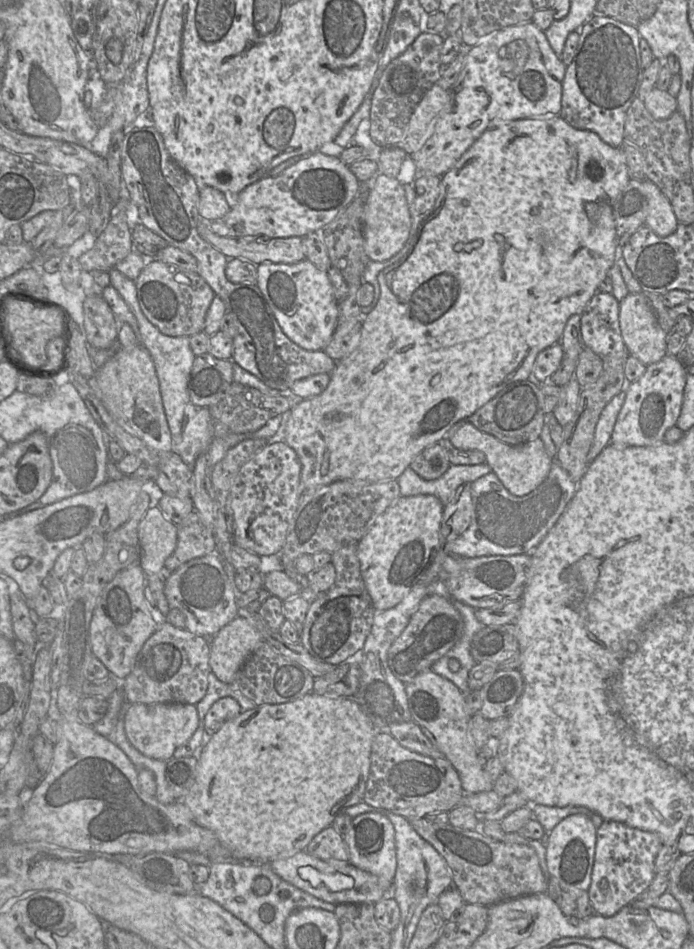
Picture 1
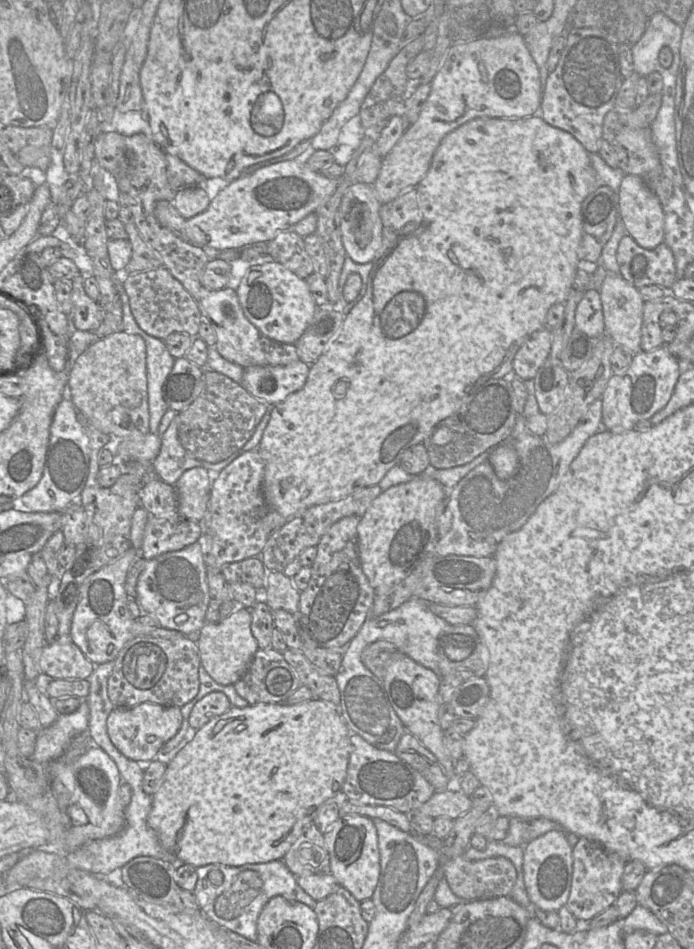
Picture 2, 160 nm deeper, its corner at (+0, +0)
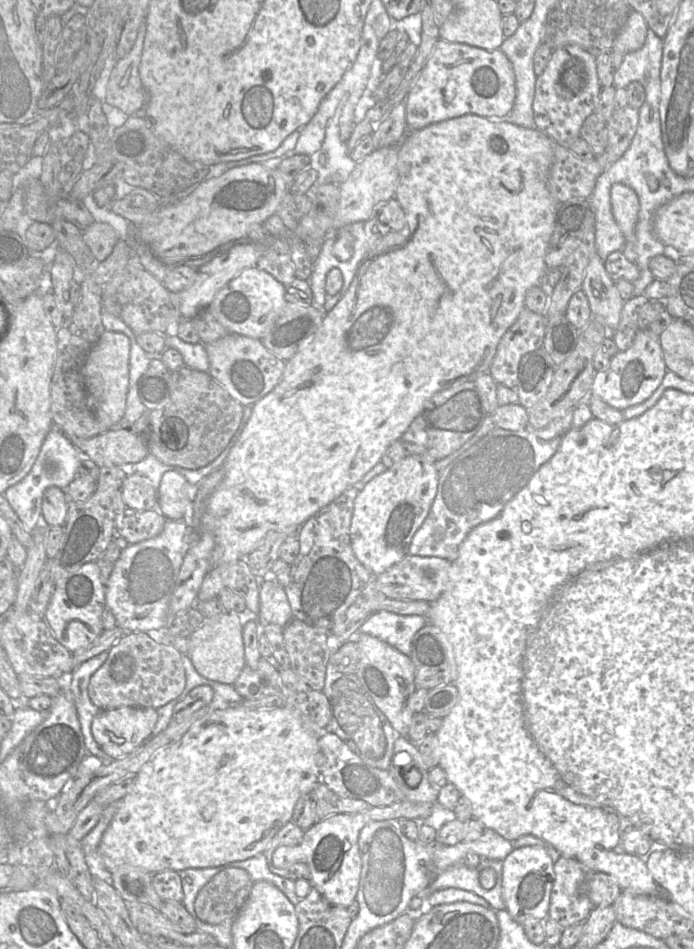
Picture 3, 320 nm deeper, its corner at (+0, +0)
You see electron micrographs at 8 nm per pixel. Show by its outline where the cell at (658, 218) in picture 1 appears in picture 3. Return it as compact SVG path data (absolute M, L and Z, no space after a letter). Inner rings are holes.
M615 183L610 190L611 210L625 239L622 253L630 262L635 263L636 253L636 225L640 209L639 198L629 186Z

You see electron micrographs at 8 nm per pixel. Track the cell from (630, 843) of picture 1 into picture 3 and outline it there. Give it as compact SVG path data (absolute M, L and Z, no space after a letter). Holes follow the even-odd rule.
M559 857L554 863L554 881L550 894L548 917L562 927L584 921L595 908L579 891L588 869L578 860Z

